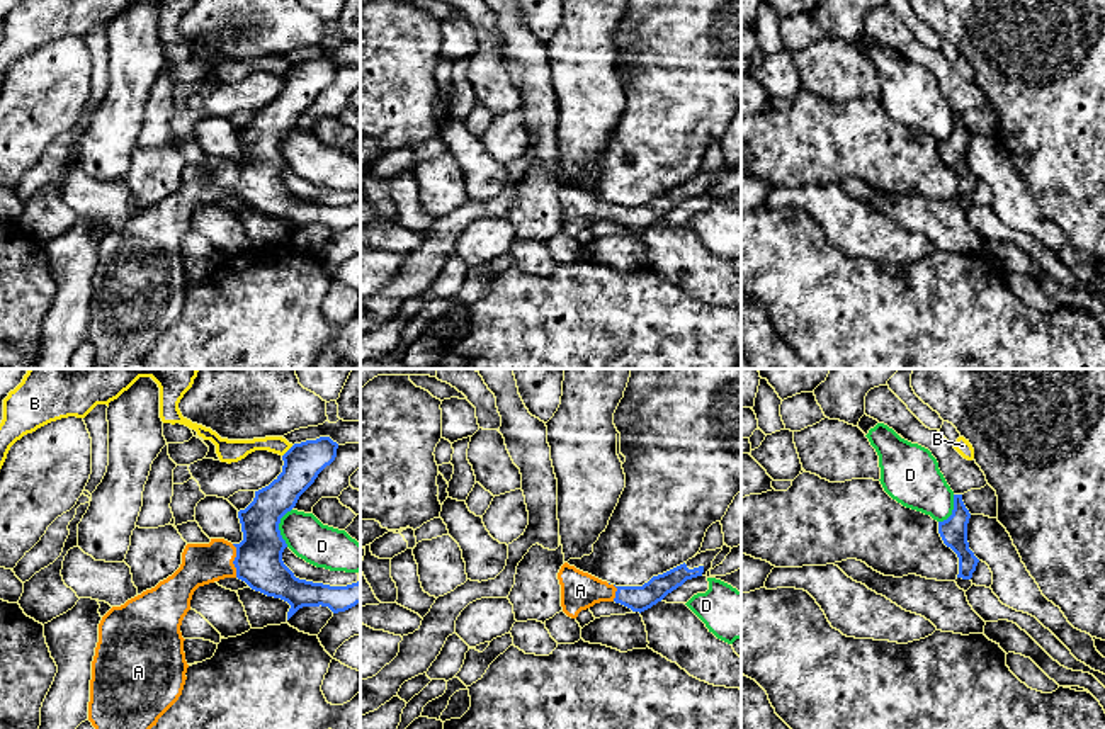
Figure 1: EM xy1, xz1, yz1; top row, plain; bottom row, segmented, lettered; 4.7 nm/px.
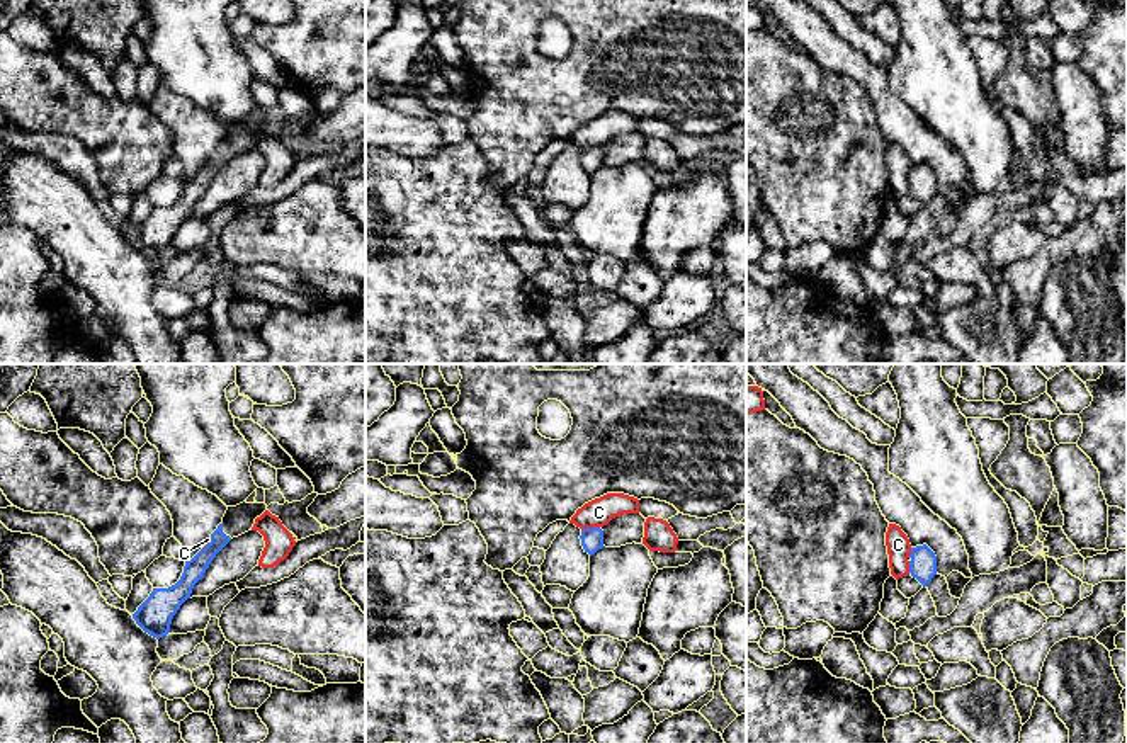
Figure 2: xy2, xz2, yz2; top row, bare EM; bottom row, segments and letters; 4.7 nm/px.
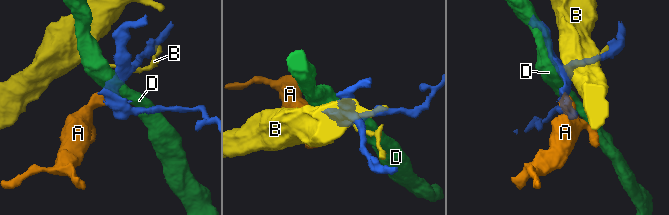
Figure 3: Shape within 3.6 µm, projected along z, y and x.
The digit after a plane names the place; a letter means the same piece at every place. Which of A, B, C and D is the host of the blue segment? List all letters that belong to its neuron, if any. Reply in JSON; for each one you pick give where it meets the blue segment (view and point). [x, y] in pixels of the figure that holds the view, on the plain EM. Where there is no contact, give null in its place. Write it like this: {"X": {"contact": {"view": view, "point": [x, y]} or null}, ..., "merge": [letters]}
{"A": {"contact": {"view": "xy1", "point": [233, 180]}}, "merge": ["A"]}

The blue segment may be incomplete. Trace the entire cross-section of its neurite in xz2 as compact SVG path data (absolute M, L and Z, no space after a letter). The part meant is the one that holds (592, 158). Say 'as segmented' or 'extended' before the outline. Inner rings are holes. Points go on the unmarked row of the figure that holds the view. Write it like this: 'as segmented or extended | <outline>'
as segmented | M600 146L581 148L580 158L585 172L588 172L590 175L595 173L598 168L605 167L603 150Z

